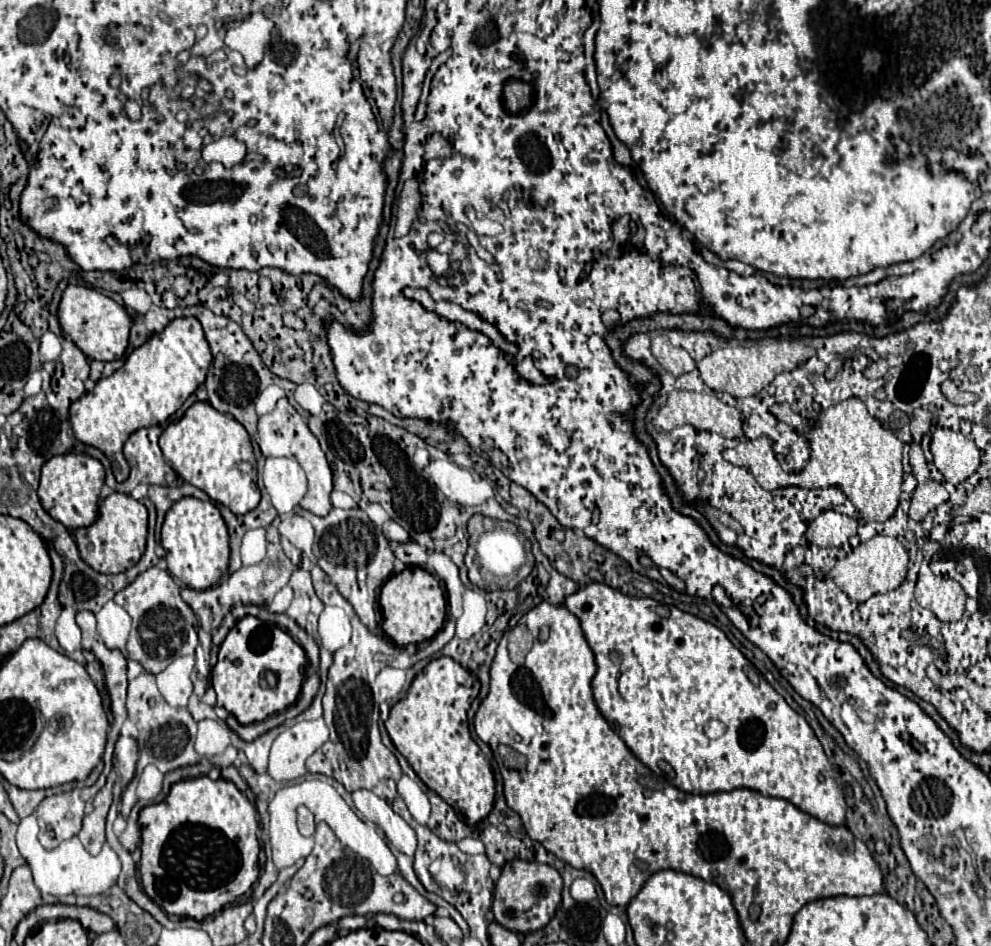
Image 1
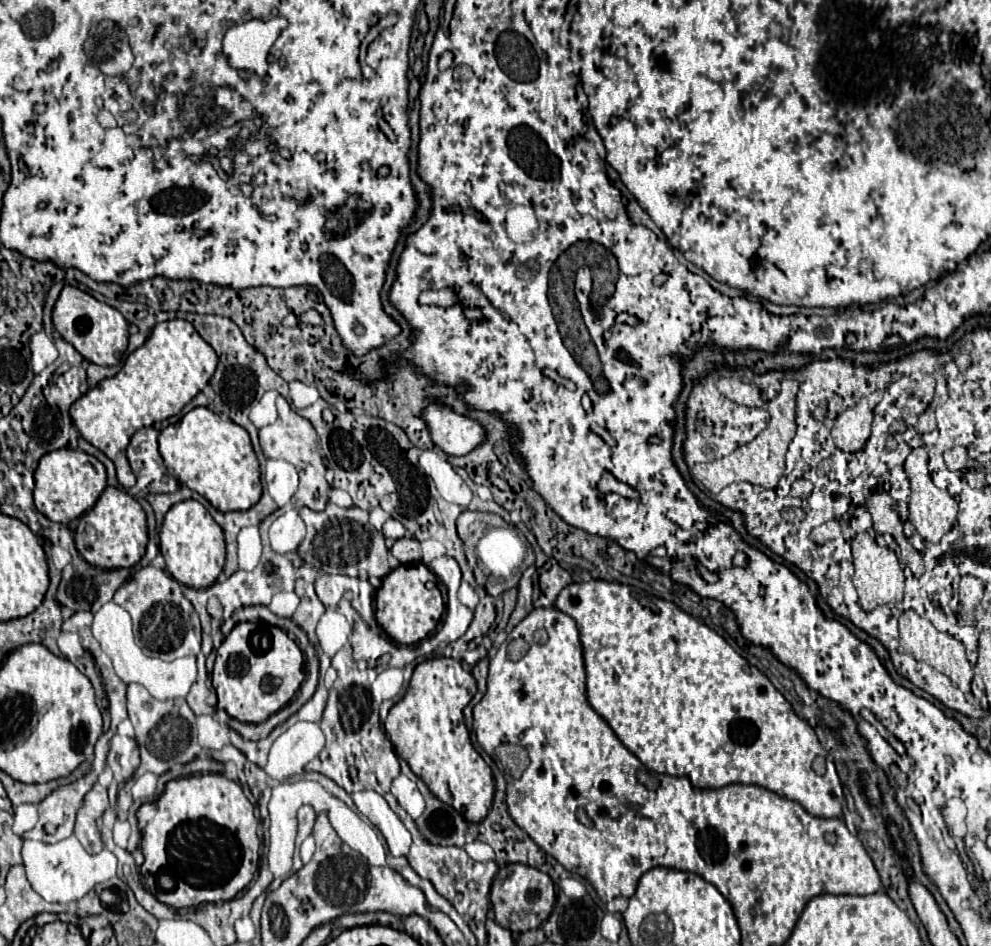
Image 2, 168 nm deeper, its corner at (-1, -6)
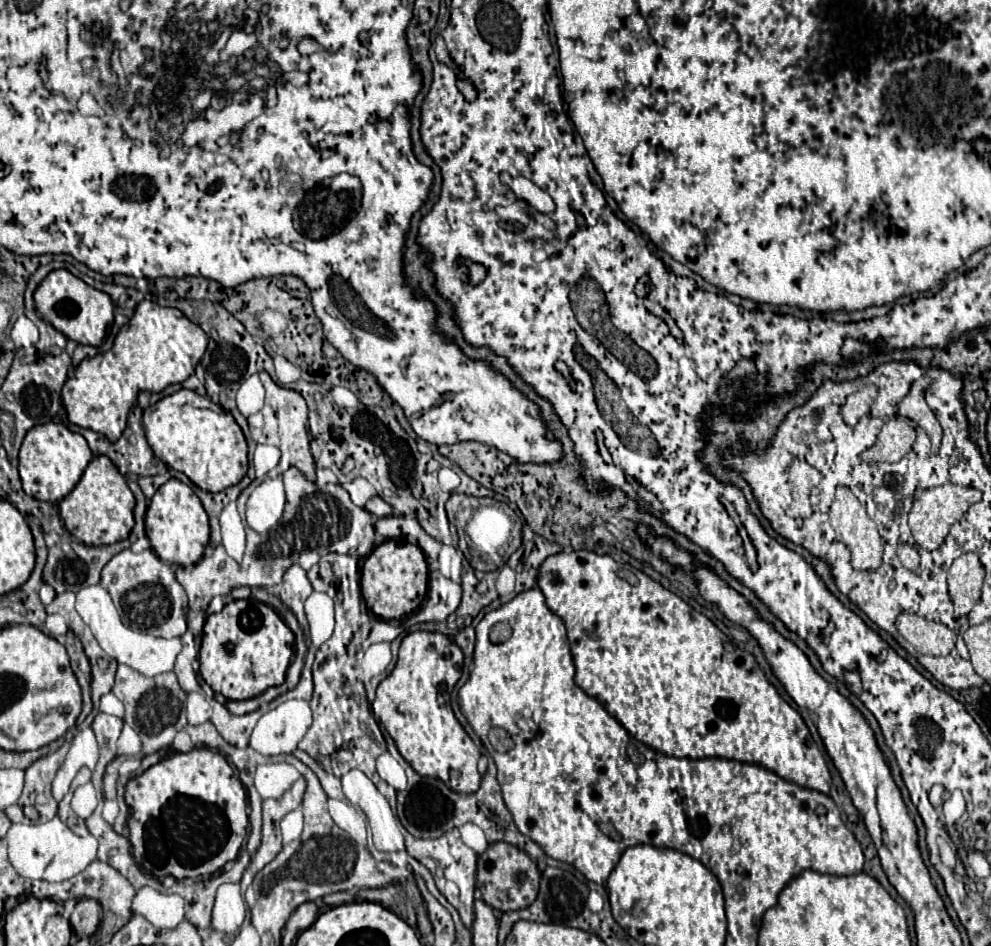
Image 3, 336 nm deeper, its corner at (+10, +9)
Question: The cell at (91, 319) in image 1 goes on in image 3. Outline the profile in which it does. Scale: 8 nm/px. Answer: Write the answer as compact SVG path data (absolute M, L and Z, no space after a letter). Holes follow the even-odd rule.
M54 269L44 277L44 281L34 291L34 305L44 321L80 345L98 347L106 335L106 329L114 321L112 299L104 291L86 285L66 269Z

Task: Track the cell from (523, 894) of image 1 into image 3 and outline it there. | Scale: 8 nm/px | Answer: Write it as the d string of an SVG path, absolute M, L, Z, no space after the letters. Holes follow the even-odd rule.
M504 841L490 843L488 849L478 857L476 887L482 899L498 911L516 911L528 907L538 895L538 883L540 871L536 867L536 861L532 861L524 851L514 845L508 845Z

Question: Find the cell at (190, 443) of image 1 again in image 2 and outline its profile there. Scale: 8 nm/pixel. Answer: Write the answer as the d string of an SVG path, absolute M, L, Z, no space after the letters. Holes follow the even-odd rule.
M193 408L179 424L161 430L159 452L171 476L187 488L197 490L221 512L249 510L261 498L259 462L247 430L231 420L221 420L209 408Z

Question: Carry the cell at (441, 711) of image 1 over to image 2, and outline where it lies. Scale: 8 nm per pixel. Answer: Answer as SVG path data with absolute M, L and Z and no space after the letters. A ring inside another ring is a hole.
M433 658L413 670L407 694L389 710L383 724L395 752L409 764L413 774L467 822L481 822L487 816L495 792L491 768L473 748L463 720L463 708L475 694L475 678L461 662L453 658Z

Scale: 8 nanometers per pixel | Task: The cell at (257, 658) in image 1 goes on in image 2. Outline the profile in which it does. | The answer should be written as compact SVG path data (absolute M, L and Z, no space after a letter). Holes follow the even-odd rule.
M253 622L237 624L217 650L211 674L217 692L217 708L225 710L239 722L259 724L289 704L305 678L303 652L299 646L275 626L259 626Z

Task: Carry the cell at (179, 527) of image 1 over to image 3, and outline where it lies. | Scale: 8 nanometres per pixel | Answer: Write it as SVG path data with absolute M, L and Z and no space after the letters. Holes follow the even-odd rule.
M178 479L166 481L160 487L160 493L156 493L156 497L150 499L144 523L146 523L146 535L150 539L150 545L162 561L190 567L202 559L208 539L210 539L208 515L198 495L186 483Z

